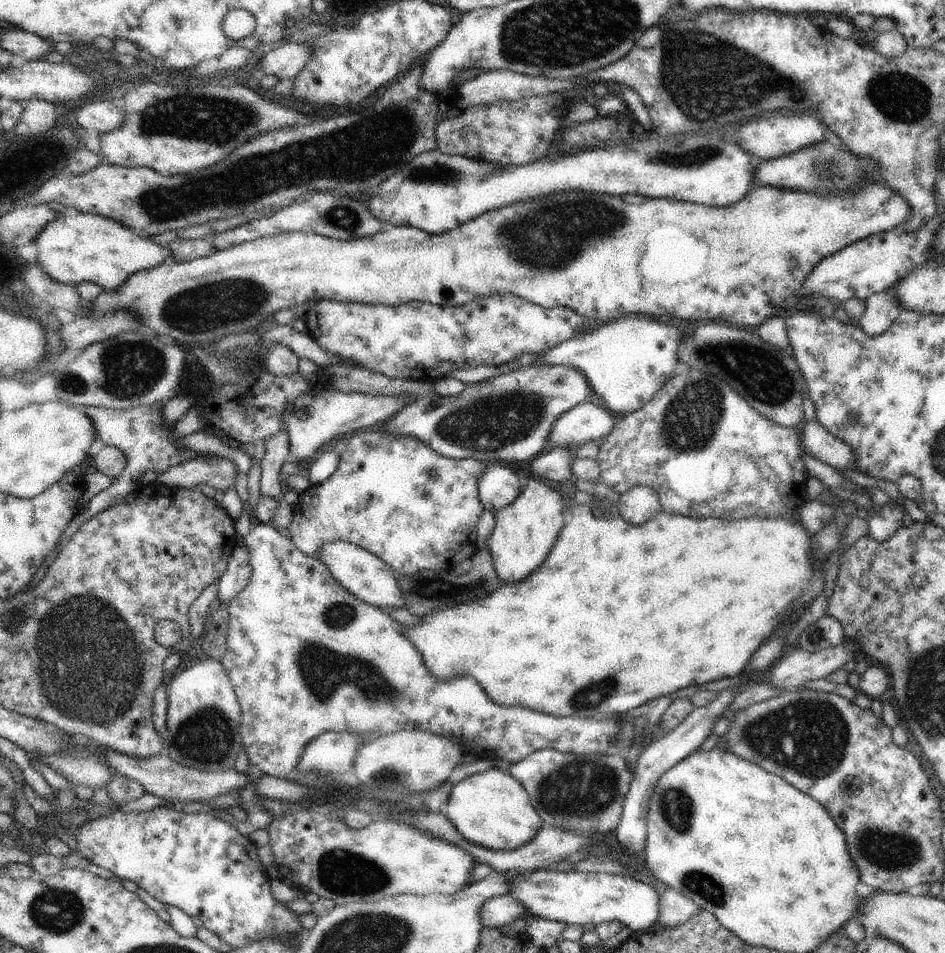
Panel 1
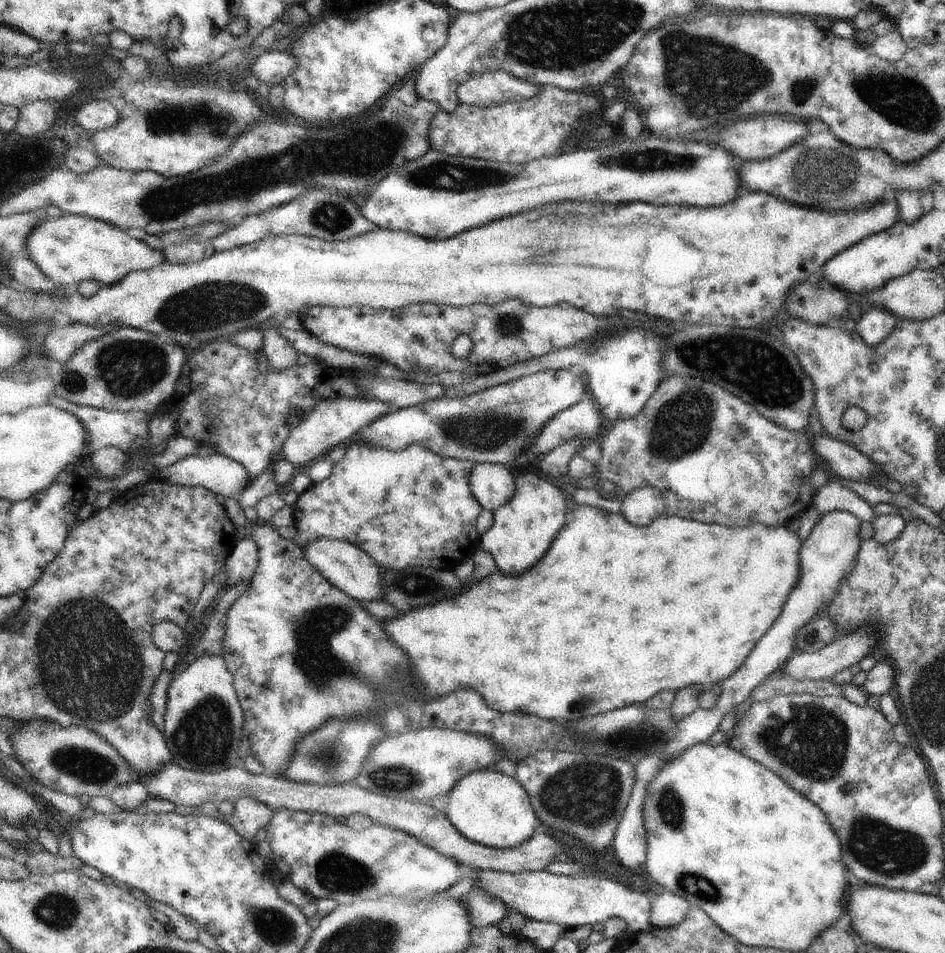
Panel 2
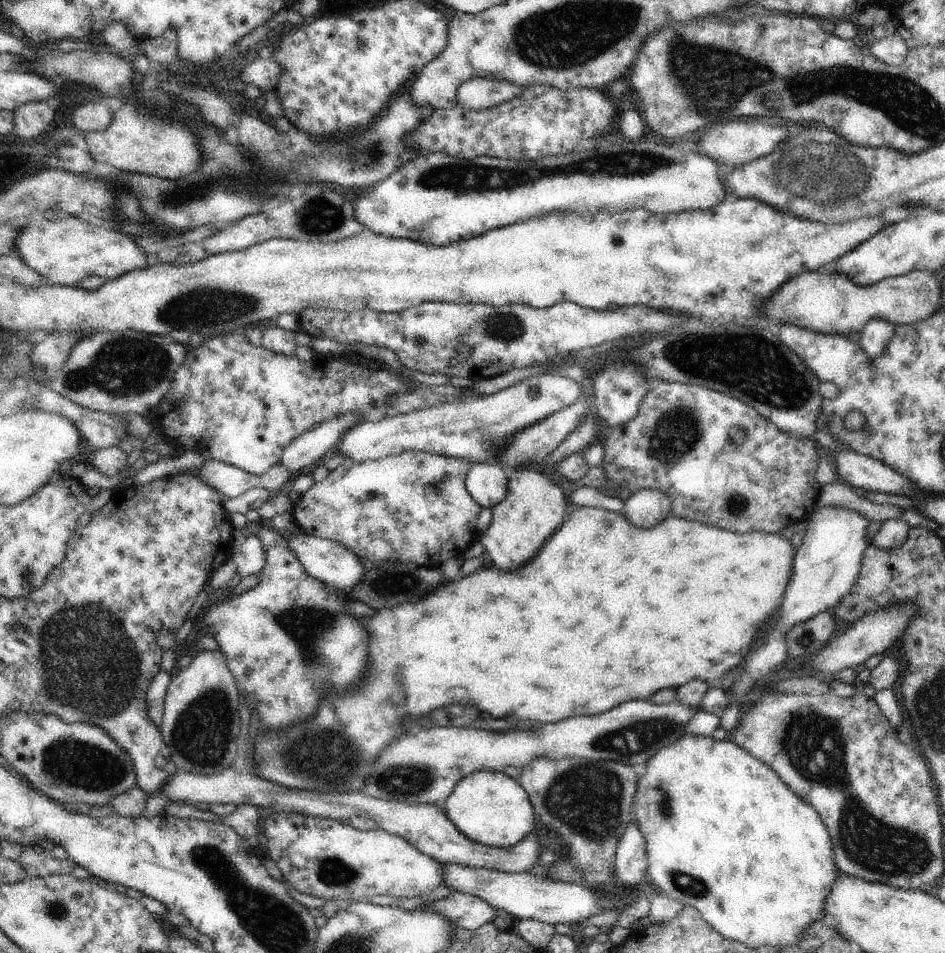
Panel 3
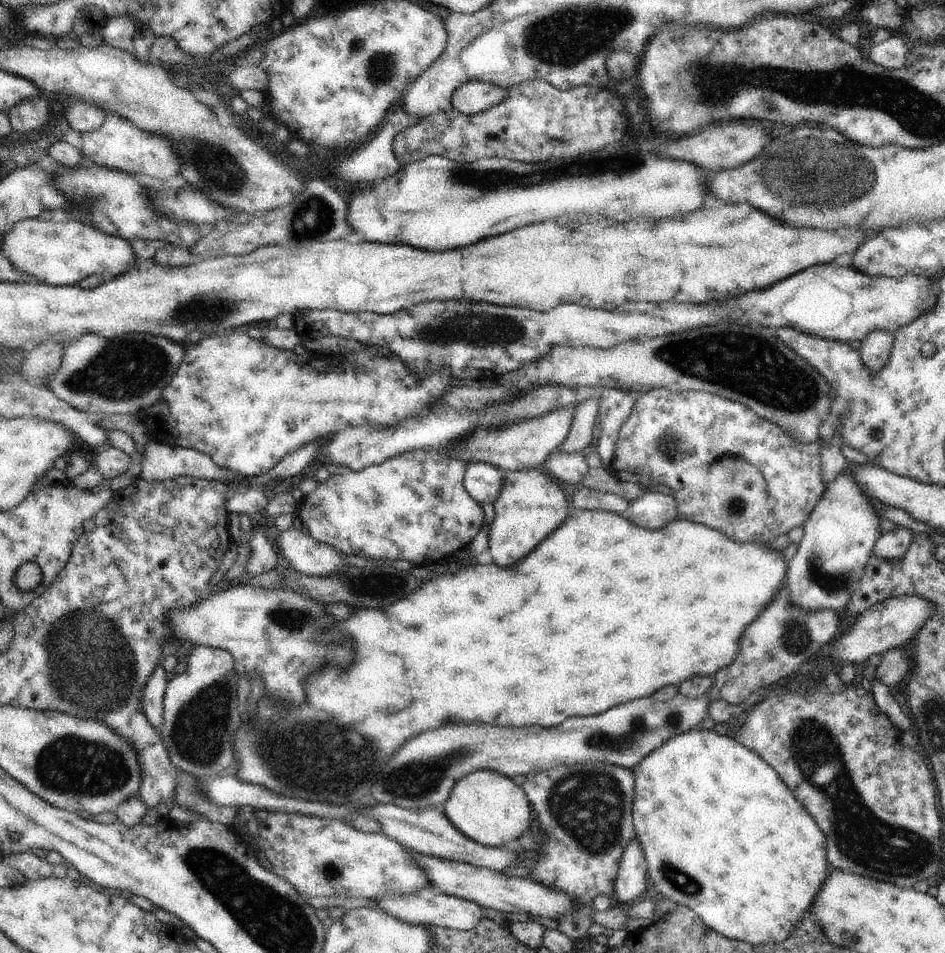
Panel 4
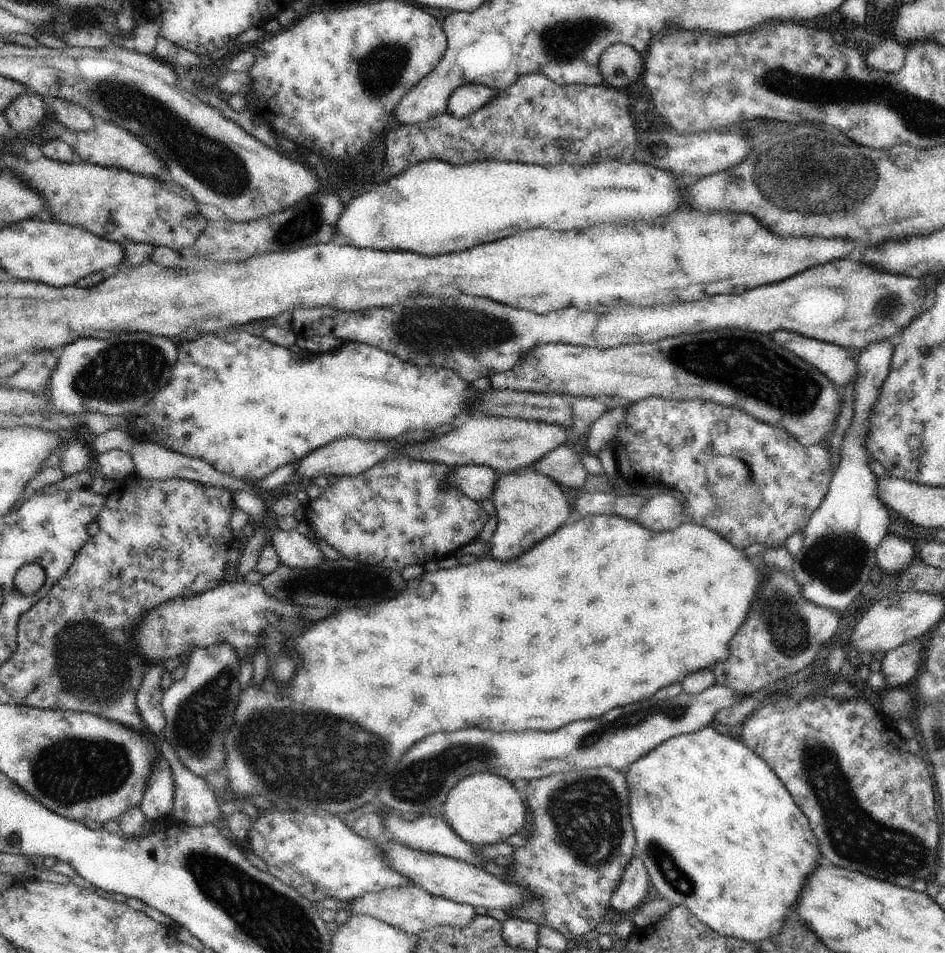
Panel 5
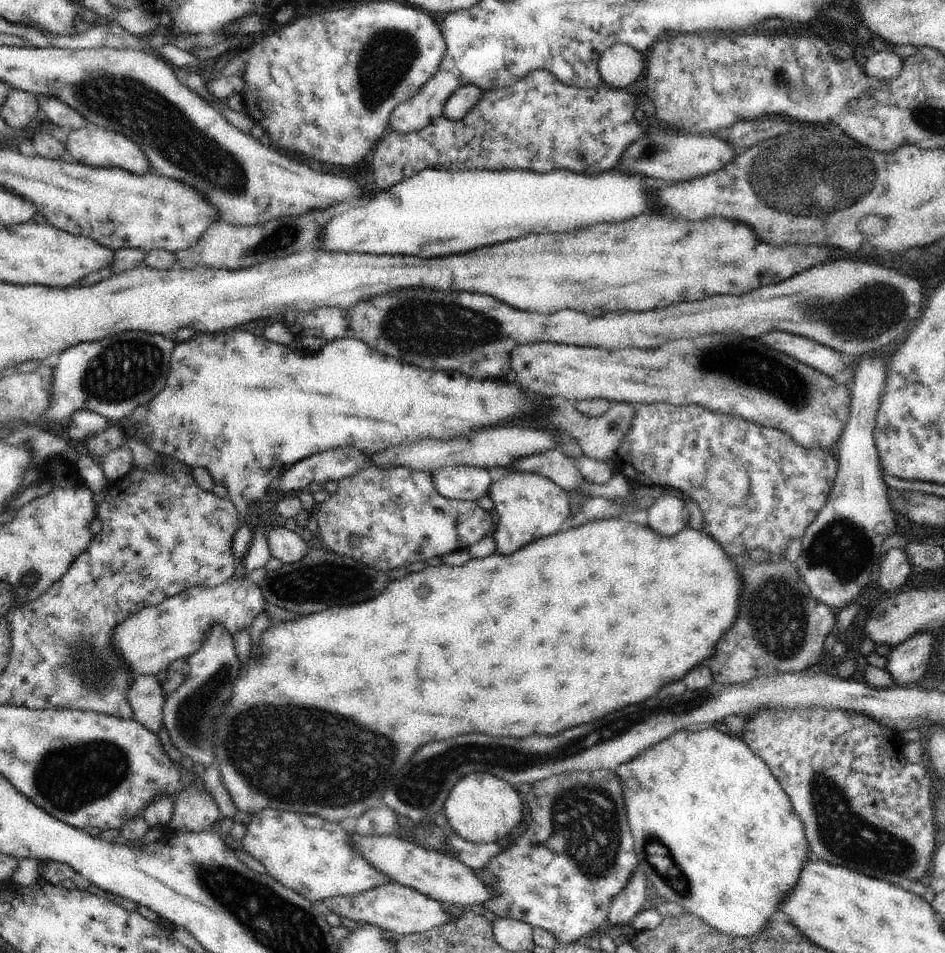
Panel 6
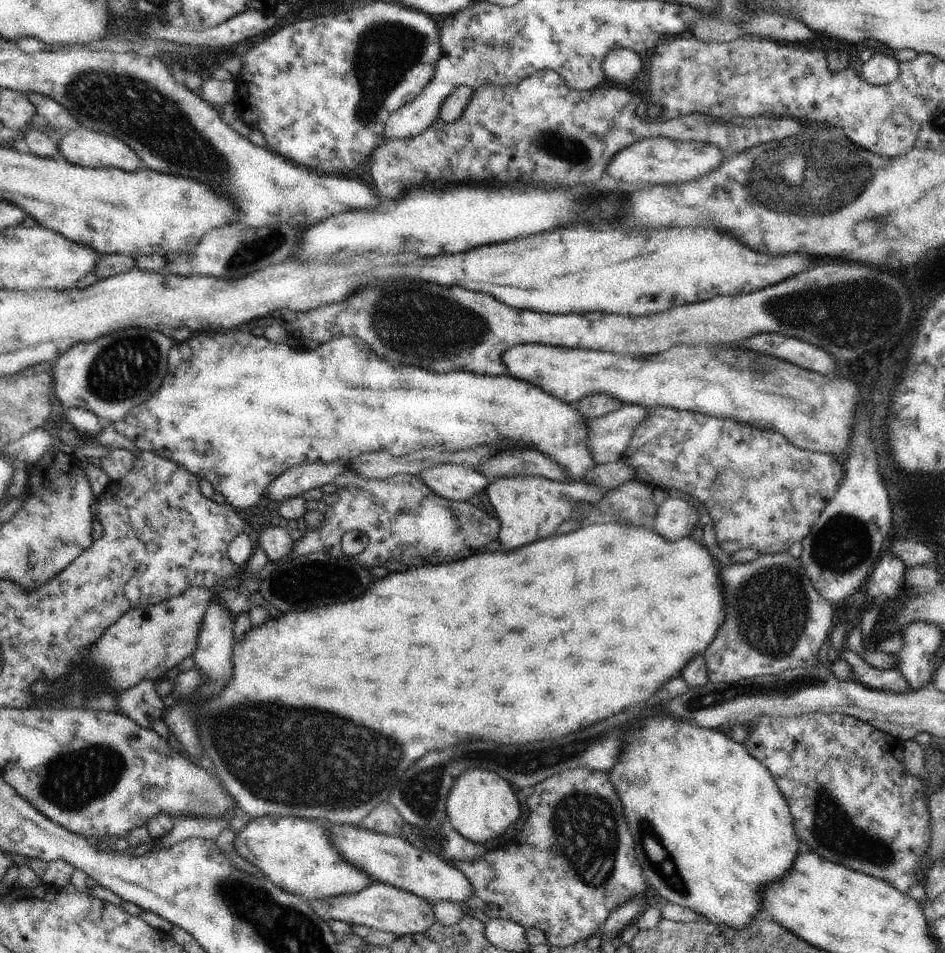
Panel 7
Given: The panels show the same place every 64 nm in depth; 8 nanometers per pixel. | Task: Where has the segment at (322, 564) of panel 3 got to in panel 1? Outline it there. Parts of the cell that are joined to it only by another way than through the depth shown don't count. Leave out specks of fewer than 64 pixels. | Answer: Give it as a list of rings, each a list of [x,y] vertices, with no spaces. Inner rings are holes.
[[[334,541],[323,544],[319,548],[317,558],[326,565],[330,574],[338,581],[340,586],[356,595],[356,598],[373,604],[381,609],[392,606],[400,607],[405,603],[401,590],[396,582],[396,573],[375,554],[365,548],[346,541]]]

